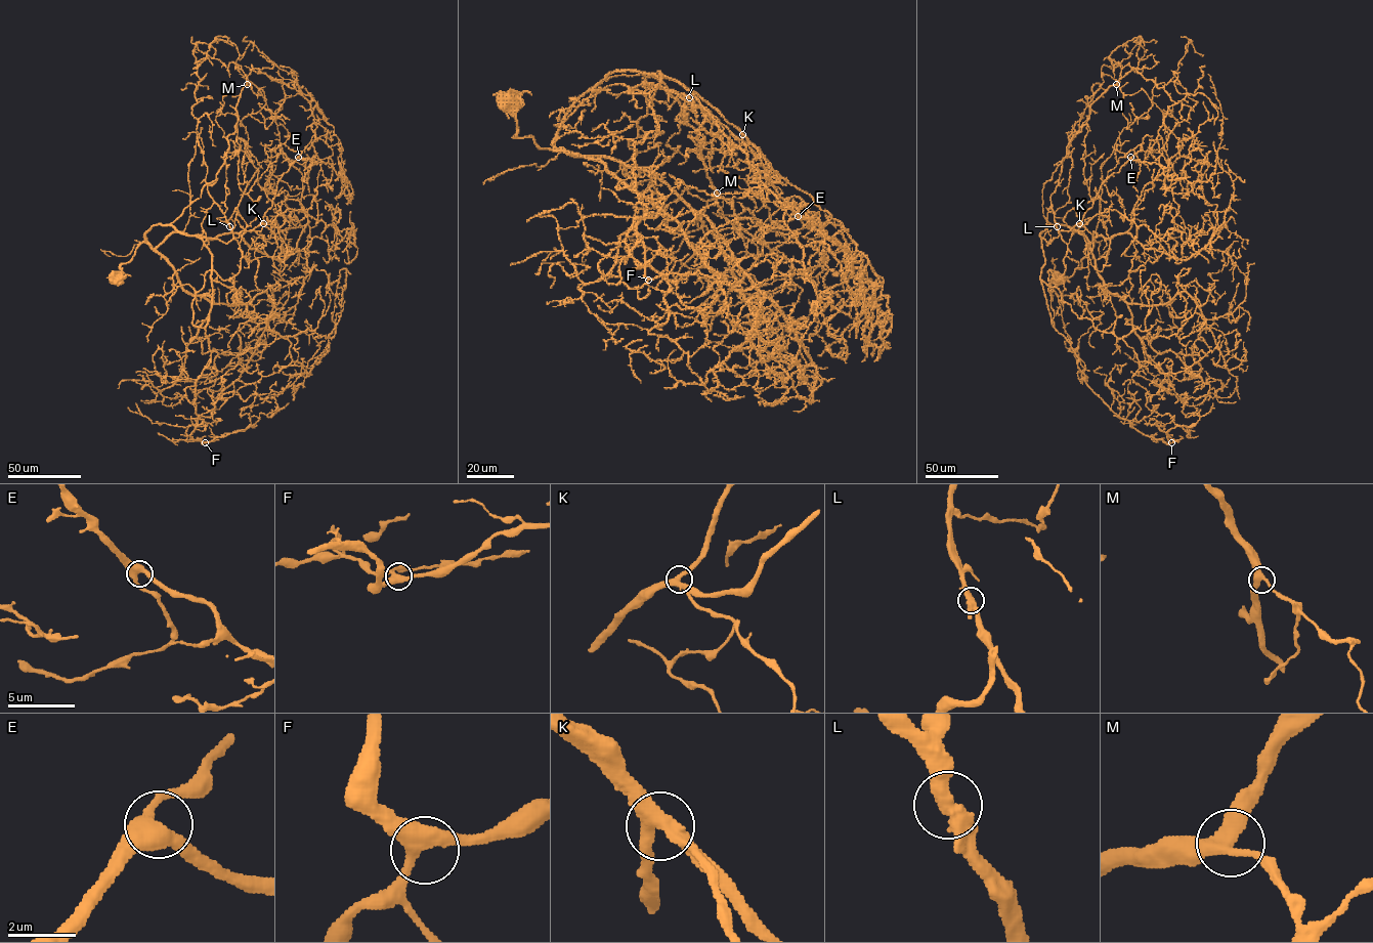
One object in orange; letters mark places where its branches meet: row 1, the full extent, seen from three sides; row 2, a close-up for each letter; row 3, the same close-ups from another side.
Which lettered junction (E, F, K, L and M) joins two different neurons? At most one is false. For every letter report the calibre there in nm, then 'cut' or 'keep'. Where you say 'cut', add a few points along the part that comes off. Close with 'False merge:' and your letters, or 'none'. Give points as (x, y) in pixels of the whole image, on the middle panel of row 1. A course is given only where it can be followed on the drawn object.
E: 400 nm thick; keep
F: 400 nm thick; keep
K: 400 nm thick; keep
L: 400 nm thick; keep
M: 360 nm thick; keep
False merge: none

